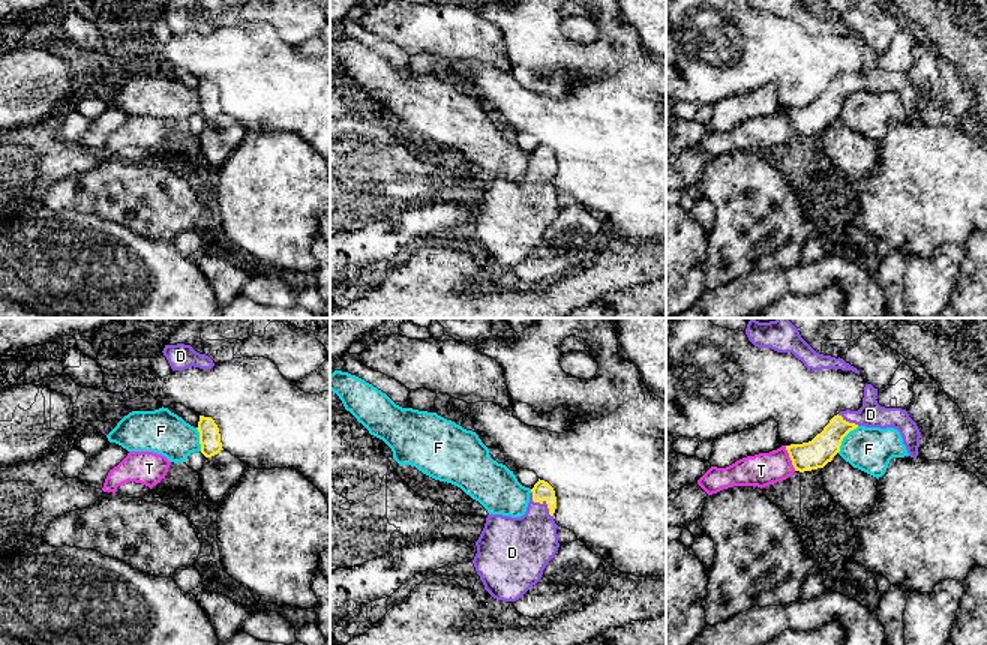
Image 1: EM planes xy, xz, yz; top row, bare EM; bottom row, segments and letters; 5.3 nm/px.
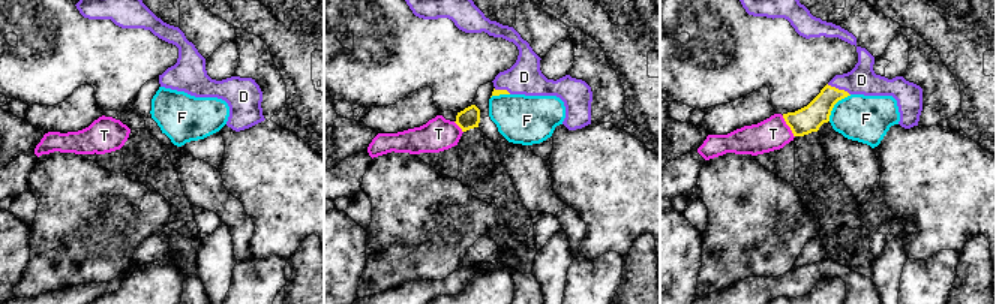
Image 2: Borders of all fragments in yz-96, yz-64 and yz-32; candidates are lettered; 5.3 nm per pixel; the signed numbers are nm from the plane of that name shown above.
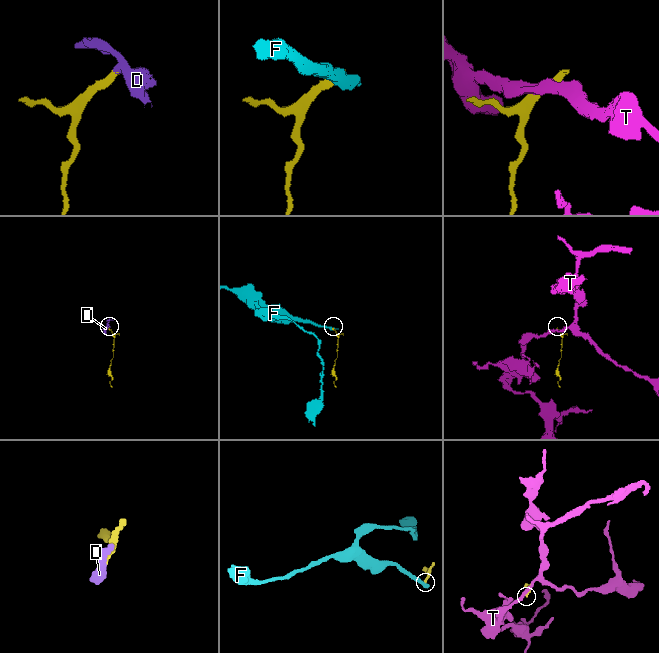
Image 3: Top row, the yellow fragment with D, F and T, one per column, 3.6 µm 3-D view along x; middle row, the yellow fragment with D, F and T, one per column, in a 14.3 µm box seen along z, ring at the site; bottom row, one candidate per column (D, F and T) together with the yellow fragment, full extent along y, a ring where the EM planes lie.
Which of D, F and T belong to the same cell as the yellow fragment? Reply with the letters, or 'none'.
D

